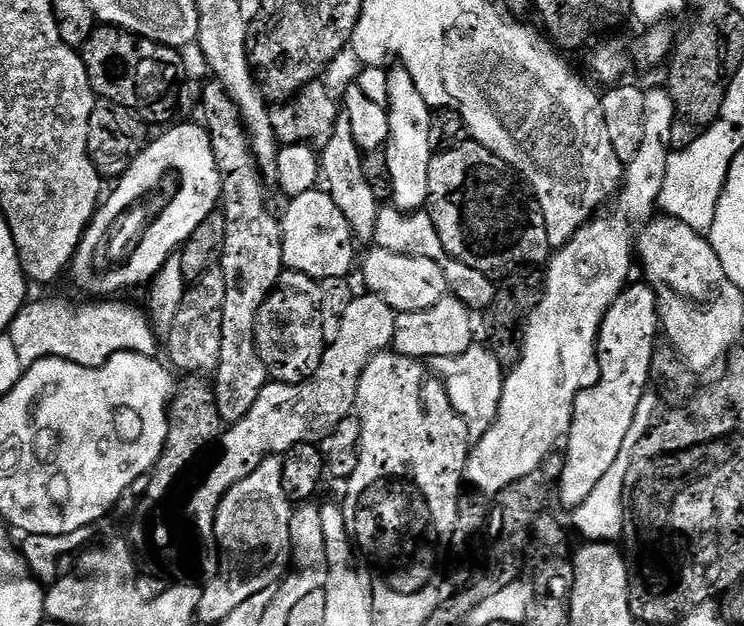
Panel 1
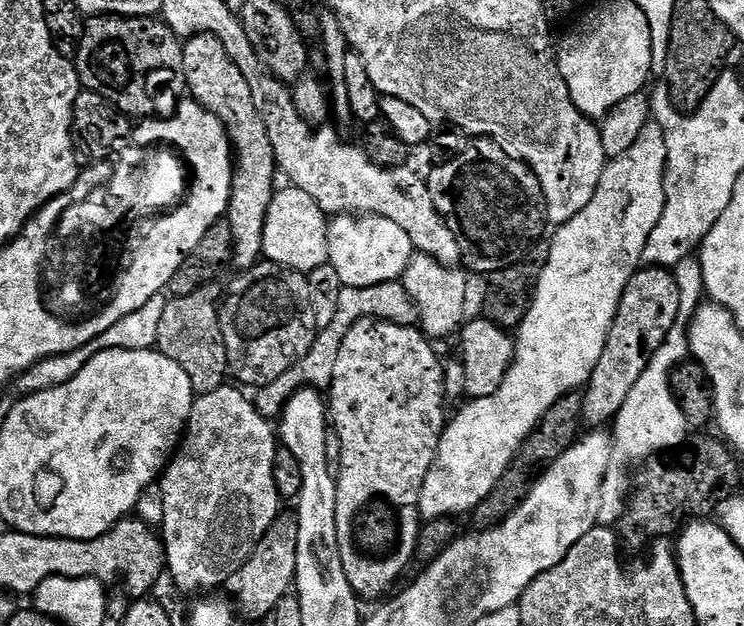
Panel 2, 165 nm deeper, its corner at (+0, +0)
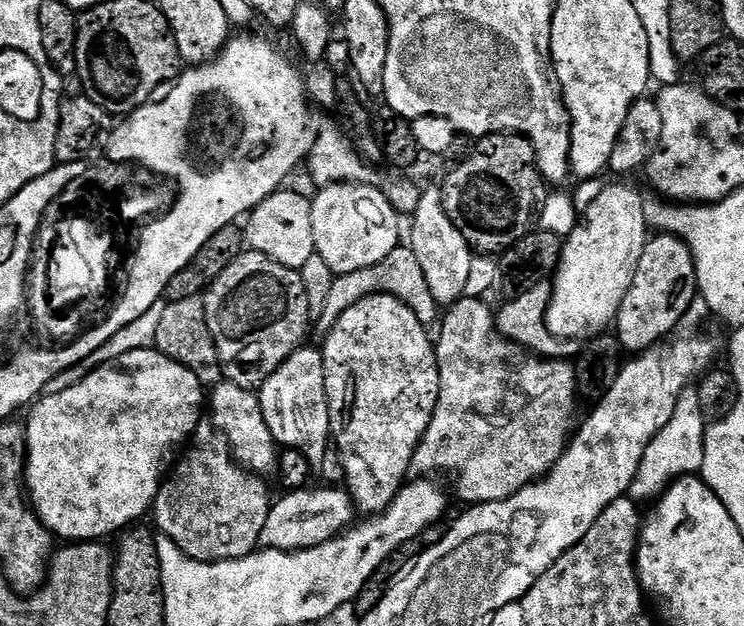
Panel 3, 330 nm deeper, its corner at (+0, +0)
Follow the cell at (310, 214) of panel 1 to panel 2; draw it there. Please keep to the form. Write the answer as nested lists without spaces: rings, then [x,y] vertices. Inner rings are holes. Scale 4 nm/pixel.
[[[291,186],[281,187],[273,196],[270,202],[270,210],[266,214],[266,230],[262,234],[263,259],[267,263],[277,264],[295,272],[307,274],[318,270],[318,266],[328,263],[329,223],[329,217],[320,209],[318,202],[314,202],[314,198],[310,198],[310,194],[306,194],[306,190]]]

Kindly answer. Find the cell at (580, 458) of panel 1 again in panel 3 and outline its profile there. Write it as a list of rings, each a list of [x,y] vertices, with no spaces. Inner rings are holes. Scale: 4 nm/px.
[[[653,235],[638,258],[630,290],[626,290],[626,298],[620,303],[620,313],[614,321],[614,335],[619,347],[625,353],[632,352],[628,354],[639,354],[657,347],[661,341],[673,335],[671,332],[676,327],[681,327],[687,308],[697,296],[696,267],[688,245],[678,236]]]

